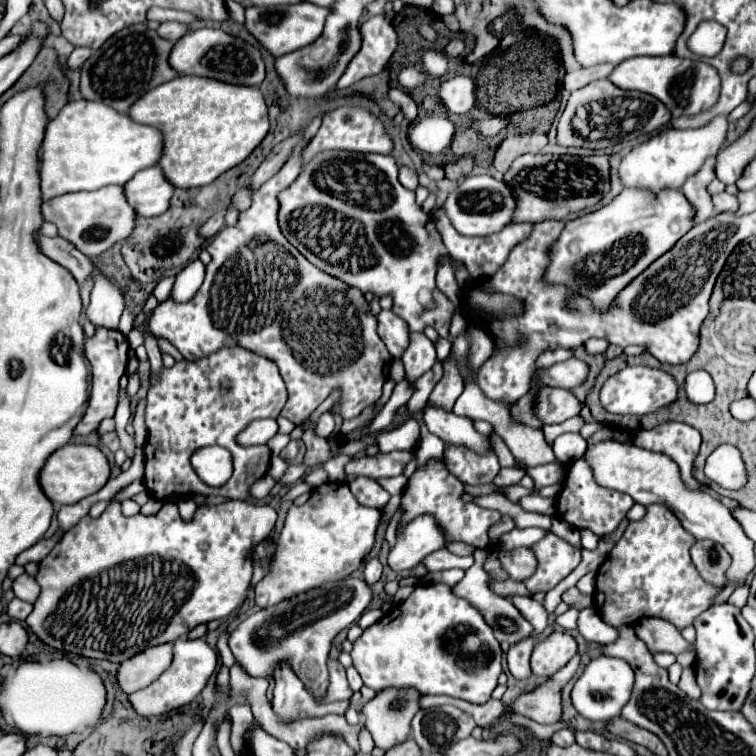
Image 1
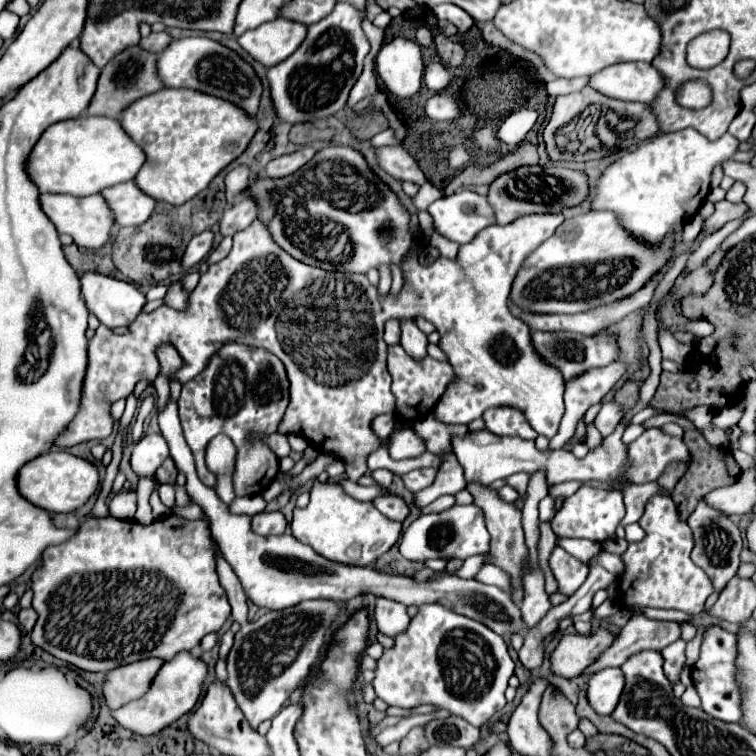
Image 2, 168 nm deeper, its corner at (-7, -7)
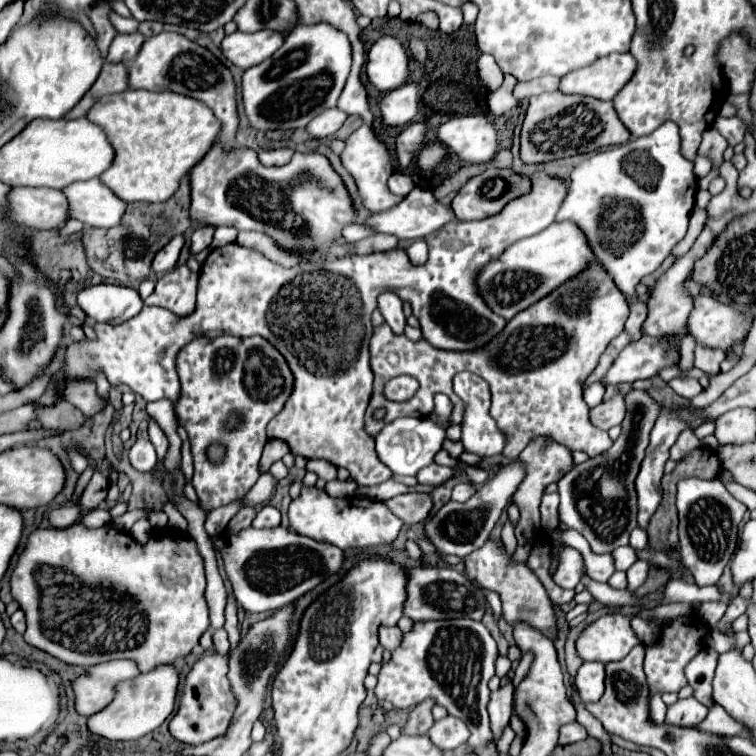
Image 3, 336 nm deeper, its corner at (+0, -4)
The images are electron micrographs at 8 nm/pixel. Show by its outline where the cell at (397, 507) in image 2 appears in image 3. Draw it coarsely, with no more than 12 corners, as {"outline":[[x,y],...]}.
{"outline":[[410,491],[384,505],[404,523],[422,523],[432,499],[428,493]]}

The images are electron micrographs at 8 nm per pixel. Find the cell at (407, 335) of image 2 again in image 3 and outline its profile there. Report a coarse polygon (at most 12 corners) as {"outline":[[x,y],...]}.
{"outline":[[382,293],[382,317],[396,335],[404,335],[406,317],[396,293]]}

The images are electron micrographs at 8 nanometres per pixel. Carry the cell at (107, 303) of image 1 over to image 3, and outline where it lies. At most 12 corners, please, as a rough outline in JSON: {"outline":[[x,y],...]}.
{"outline":[[108,283],[80,289],[90,319],[114,325],[144,307],[136,289]]}

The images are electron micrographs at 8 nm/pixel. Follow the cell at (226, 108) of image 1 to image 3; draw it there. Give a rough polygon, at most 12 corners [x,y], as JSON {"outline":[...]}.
{"outline":[[144,89],[86,117],[116,149],[100,179],[168,201],[222,131],[204,103]]}

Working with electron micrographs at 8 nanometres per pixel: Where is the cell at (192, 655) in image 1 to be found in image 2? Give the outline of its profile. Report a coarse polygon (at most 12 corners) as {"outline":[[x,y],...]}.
{"outline":[[163,664],[145,696],[113,710],[125,730],[157,734],[199,700],[207,664]]}

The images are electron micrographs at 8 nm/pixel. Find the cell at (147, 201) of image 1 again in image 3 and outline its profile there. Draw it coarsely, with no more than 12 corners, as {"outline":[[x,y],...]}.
{"outline":[[100,179],[68,185],[72,219],[116,227],[128,203]]}

